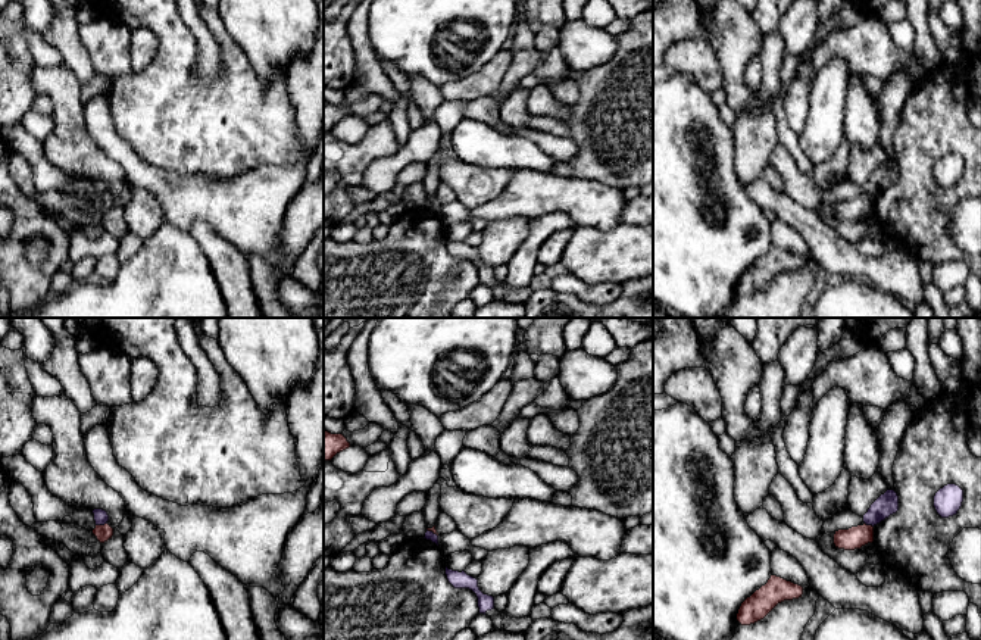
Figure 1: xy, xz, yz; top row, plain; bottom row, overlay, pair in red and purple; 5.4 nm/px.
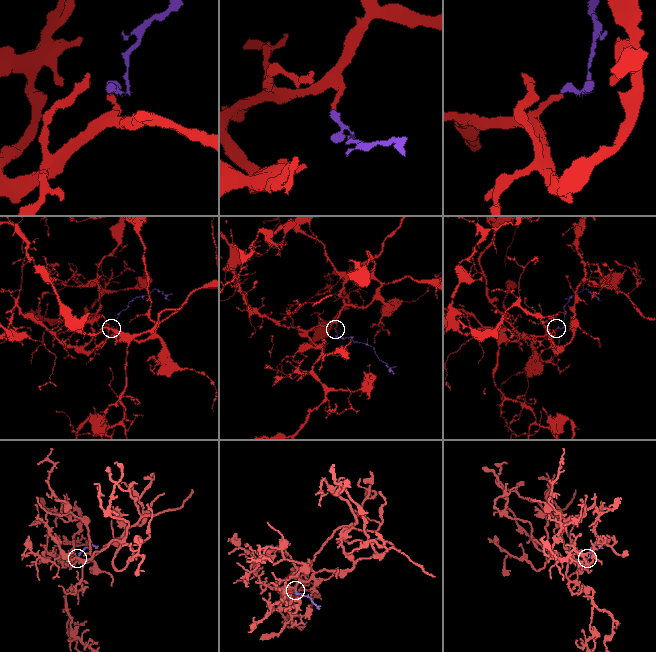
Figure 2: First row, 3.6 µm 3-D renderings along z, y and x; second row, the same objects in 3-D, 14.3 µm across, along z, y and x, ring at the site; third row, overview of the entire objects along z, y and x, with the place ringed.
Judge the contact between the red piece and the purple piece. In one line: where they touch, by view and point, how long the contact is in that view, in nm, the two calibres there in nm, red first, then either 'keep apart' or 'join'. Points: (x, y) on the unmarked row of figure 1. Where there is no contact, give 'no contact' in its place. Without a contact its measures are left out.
contact xy (100, 196); length 70 nm; calibres 90 and 80 nm; keep apart

